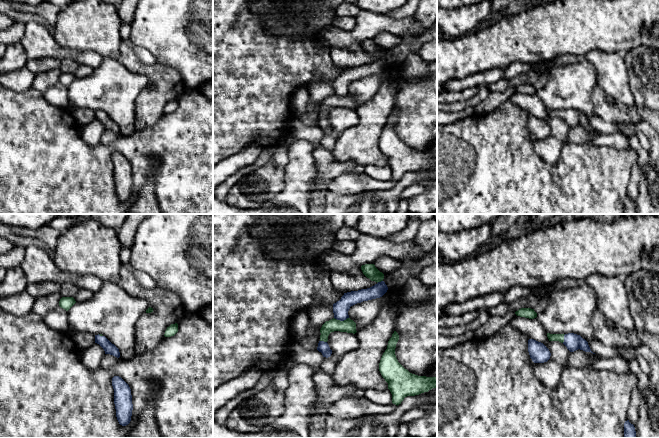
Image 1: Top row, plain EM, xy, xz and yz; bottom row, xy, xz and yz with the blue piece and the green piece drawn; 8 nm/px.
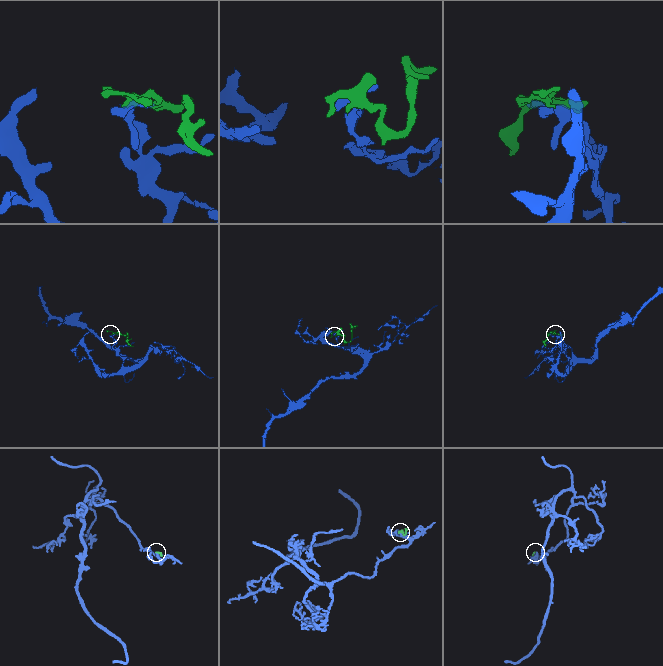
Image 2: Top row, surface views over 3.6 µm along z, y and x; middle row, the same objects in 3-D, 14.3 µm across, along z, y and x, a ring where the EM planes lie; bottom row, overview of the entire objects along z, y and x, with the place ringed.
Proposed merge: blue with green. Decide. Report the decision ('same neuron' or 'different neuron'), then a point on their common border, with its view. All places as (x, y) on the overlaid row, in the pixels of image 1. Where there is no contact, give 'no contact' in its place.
same neuron; meets blue in xz at (341, 320)

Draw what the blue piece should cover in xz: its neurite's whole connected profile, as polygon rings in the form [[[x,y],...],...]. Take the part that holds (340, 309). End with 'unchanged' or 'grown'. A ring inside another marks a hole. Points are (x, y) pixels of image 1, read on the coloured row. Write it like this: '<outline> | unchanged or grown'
[[[365,264],[361,266],[363,274],[376,284],[367,289],[351,291],[344,293],[339,301],[333,304],[334,318],[326,321],[320,329],[320,341],[317,350],[322,353],[323,357],[330,357],[332,350],[327,341],[331,332],[340,331],[355,334],[356,323],[349,318],[348,311],[351,306],[382,297],[388,290],[383,281],[384,274],[380,272],[374,264]]] | grown

